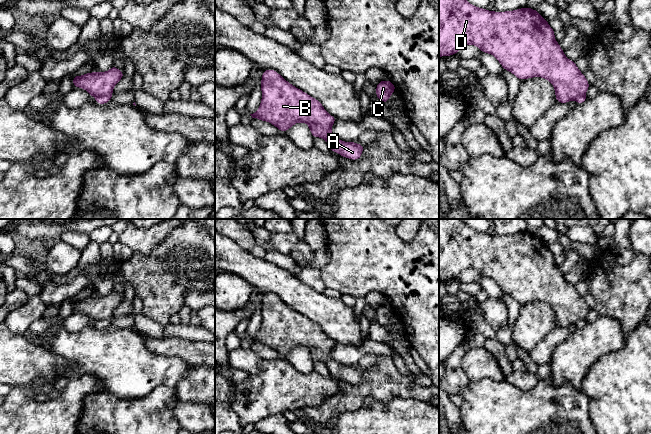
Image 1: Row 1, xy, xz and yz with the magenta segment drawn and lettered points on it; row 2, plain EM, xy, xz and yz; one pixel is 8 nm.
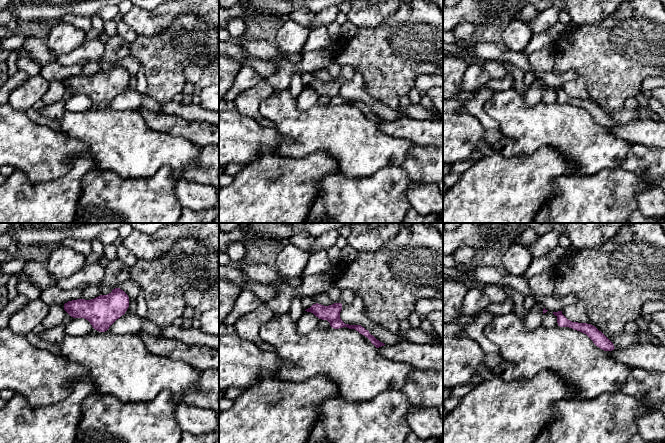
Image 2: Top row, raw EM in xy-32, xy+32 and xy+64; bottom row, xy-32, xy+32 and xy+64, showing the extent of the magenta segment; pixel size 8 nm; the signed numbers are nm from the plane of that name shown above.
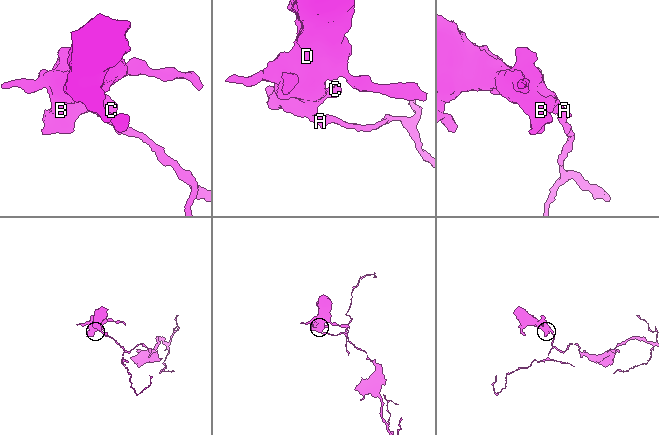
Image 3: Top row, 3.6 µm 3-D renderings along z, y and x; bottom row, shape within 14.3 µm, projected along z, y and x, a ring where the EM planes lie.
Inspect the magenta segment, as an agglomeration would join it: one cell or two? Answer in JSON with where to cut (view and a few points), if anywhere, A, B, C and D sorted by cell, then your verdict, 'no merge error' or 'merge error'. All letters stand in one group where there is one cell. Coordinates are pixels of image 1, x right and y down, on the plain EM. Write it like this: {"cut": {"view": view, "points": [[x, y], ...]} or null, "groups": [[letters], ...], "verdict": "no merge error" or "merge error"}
{"cut": {"view": "xy", "points": [[112, 316], [97, 321]]}, "groups": [["A"], ["B", "C", "D"]], "verdict": "merge error"}

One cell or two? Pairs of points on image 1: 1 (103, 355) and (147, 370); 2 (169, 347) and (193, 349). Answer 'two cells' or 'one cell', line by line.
1: one cell
2: one cell

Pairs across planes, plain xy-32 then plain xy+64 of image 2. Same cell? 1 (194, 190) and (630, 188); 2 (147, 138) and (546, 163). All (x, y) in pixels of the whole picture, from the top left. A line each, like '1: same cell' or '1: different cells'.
1: different cells
2: different cells

